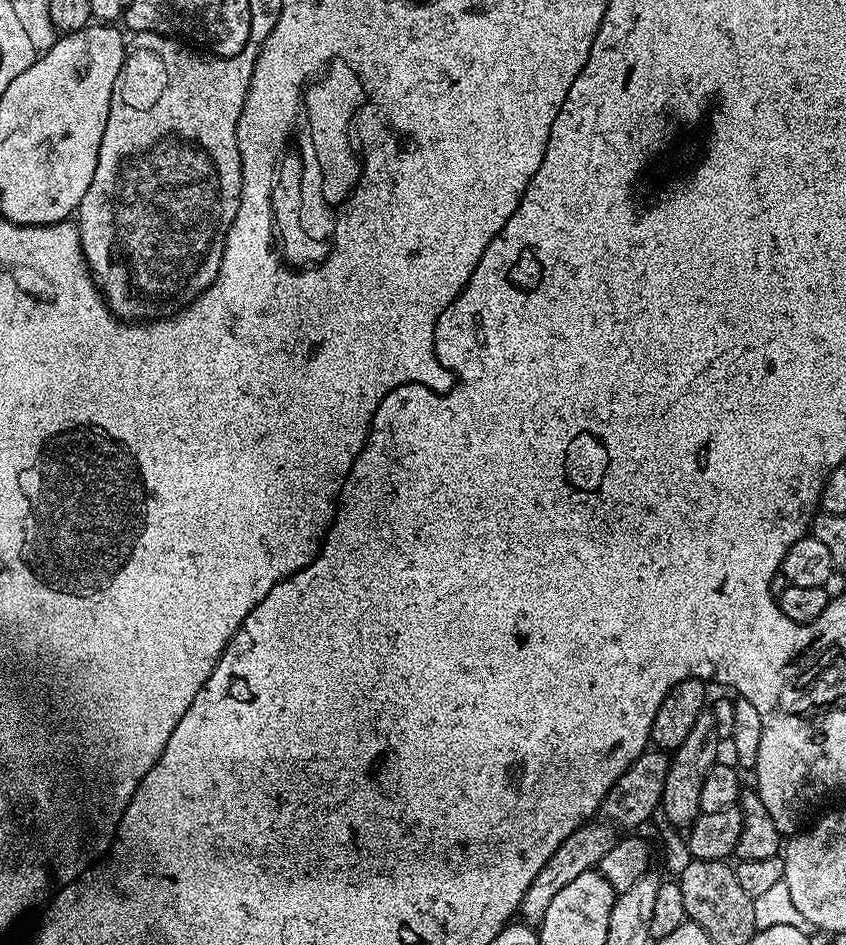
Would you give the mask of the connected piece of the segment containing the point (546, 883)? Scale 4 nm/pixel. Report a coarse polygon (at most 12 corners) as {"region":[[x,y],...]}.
{"region":[[583,824],[550,854],[520,903],[538,926],[554,894],[600,865],[617,829]]}

